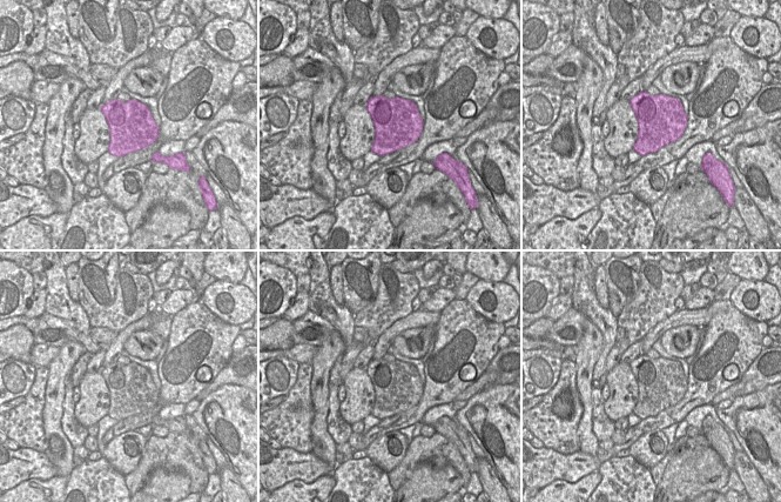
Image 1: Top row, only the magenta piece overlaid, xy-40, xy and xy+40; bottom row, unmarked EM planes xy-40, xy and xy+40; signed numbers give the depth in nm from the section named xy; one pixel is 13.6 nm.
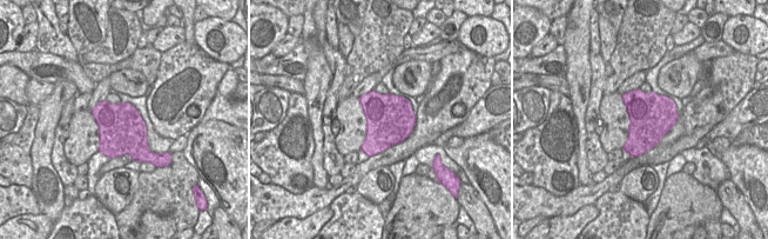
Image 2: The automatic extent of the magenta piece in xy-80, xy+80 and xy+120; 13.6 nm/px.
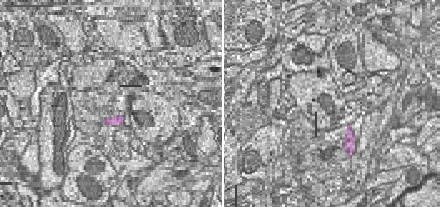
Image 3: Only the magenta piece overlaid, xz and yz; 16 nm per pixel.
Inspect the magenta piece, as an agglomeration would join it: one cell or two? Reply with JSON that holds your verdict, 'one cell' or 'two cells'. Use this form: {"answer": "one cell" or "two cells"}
{"answer": "two cells"}

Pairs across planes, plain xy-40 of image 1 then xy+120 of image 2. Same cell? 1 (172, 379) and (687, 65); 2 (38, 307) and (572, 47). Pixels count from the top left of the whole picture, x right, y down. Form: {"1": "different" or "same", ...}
{"1": "different", "2": "different"}

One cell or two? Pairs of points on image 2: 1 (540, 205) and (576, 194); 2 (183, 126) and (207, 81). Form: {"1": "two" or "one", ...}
{"1": "one", "2": "one"}

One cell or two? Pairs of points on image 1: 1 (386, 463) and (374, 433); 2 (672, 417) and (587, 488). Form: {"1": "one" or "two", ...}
{"1": "two", "2": "two"}

